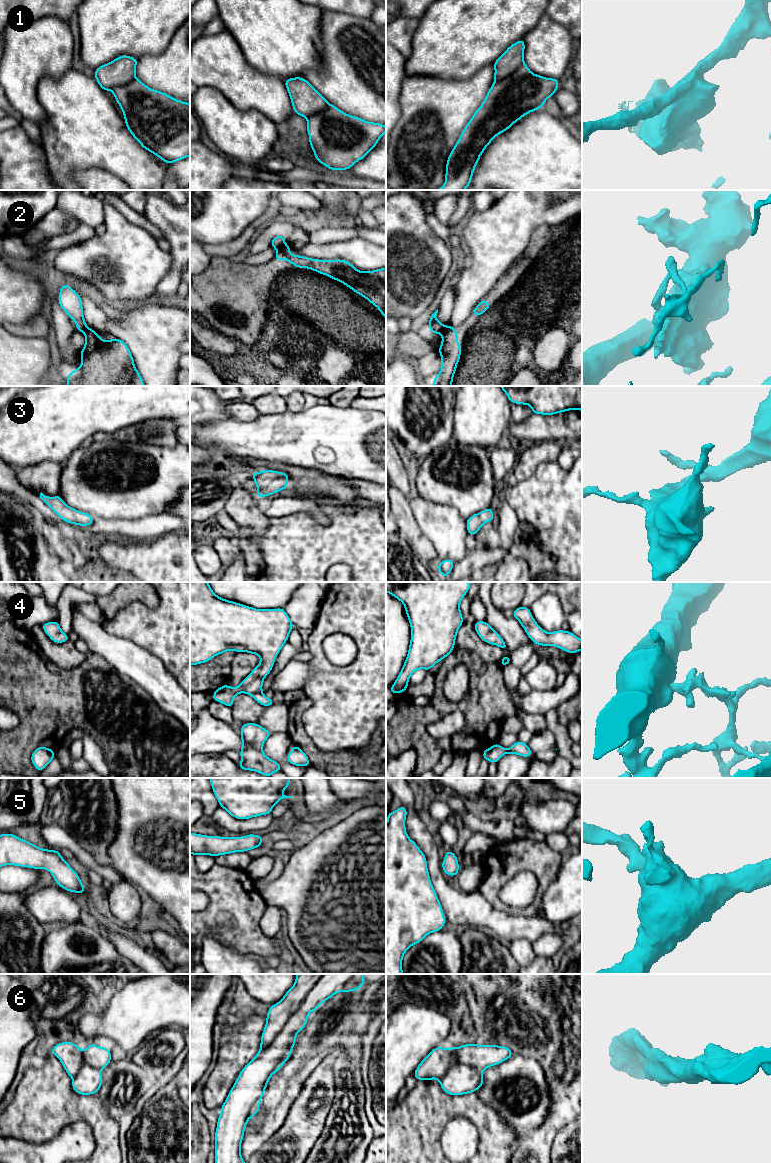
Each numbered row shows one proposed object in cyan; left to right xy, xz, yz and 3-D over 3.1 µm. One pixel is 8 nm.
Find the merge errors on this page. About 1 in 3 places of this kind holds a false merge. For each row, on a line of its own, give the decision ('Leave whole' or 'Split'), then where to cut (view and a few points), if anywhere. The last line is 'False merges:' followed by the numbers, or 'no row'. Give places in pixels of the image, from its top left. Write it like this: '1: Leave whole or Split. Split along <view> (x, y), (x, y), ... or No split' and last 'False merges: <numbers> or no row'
1: Split. Split along yz (523, 62), (506, 77), (494, 83)
2: Split. Split along xz (284, 243), (277, 250)
3: Leave whole. No split
4: Leave whole. No split
5: Leave whole. No split
6: Leave whole. No split
False merges: 1, 2

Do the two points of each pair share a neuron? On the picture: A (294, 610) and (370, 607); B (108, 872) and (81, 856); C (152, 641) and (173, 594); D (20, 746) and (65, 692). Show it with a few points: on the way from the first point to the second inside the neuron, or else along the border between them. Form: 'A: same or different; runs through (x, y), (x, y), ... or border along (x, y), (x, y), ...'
A: different; border along (326, 592), (318, 618), (312, 629)
B: same; runs through (101, 870), (88, 861)
C: same; runs through (164, 629), (173, 620), (173, 606)
D: same; runs through (27, 731), (29, 722), (50, 701)

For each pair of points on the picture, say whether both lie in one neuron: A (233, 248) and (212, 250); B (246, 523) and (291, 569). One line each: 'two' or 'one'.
A: one
B: two

